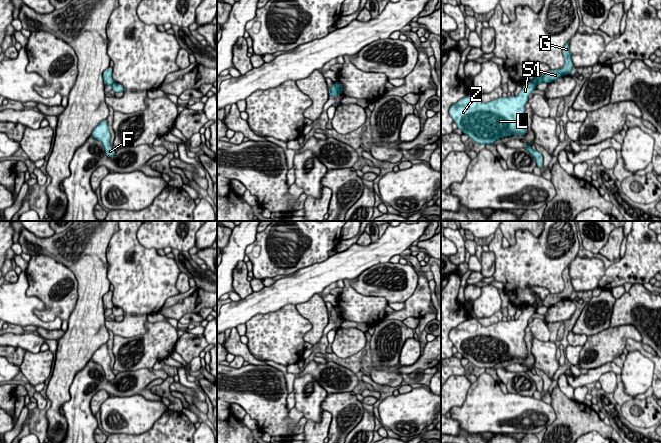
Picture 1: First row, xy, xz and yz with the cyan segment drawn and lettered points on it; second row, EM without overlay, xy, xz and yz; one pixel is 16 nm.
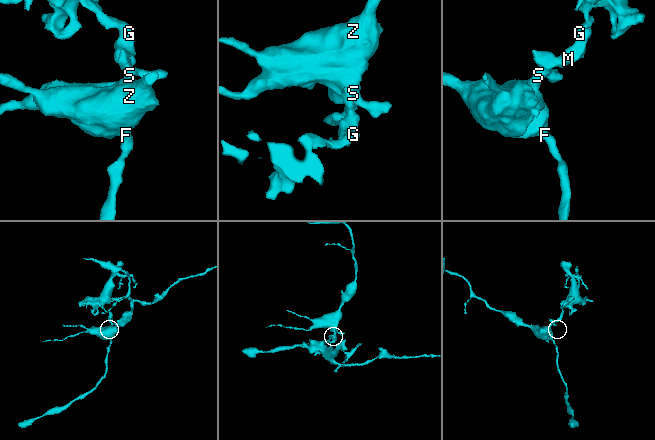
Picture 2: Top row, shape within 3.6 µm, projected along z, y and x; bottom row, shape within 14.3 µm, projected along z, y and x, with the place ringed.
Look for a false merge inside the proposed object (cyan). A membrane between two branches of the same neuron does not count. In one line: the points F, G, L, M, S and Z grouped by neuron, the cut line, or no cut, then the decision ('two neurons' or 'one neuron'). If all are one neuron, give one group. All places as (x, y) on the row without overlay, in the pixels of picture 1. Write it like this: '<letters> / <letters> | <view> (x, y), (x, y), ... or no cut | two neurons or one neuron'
F L S Z / G M | xz (334, 307), (339, 317) | two neurons

